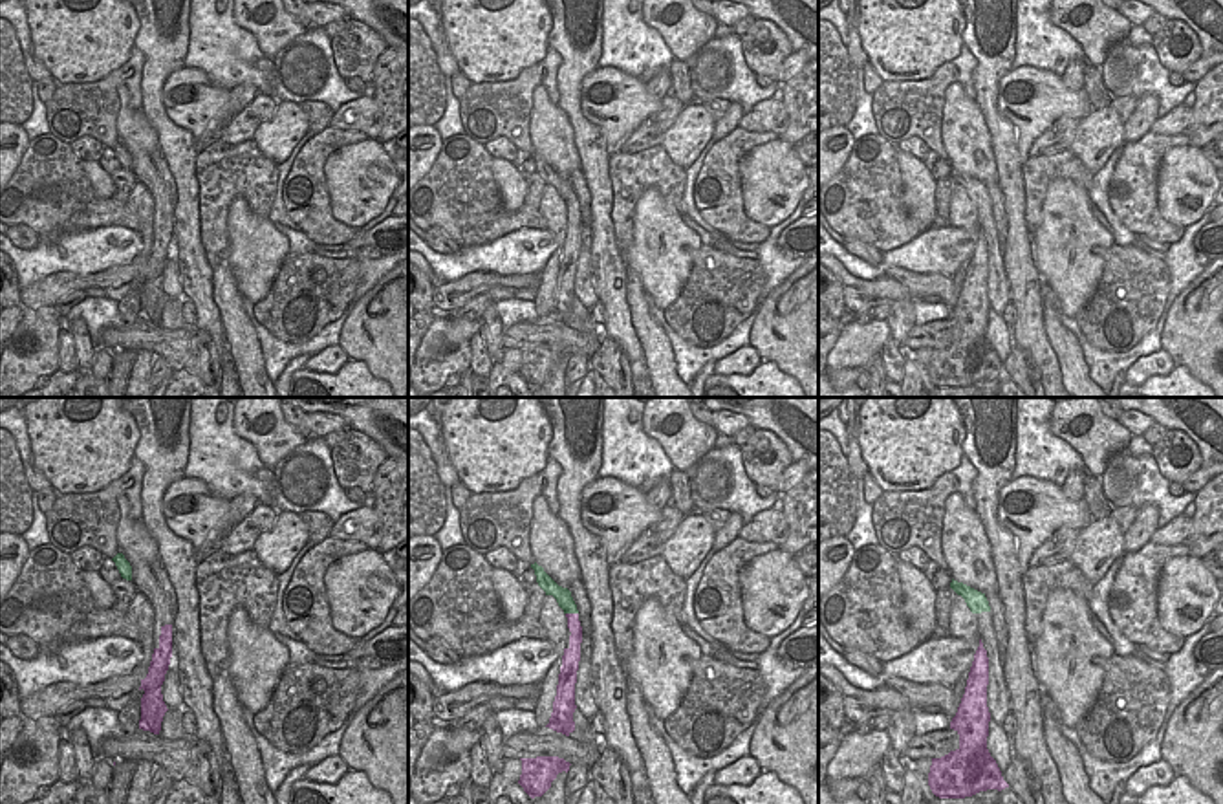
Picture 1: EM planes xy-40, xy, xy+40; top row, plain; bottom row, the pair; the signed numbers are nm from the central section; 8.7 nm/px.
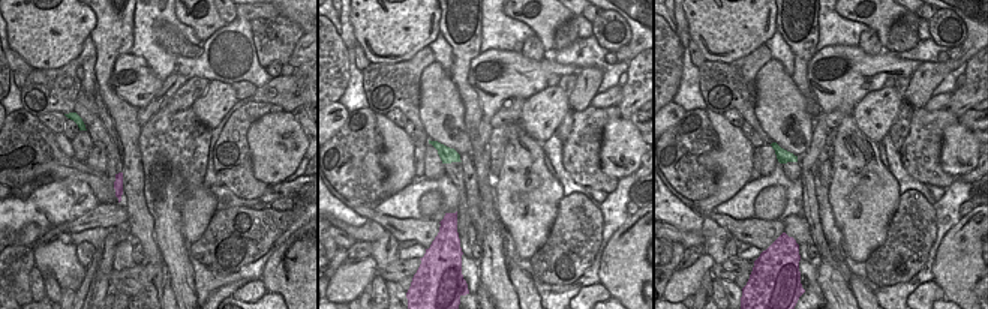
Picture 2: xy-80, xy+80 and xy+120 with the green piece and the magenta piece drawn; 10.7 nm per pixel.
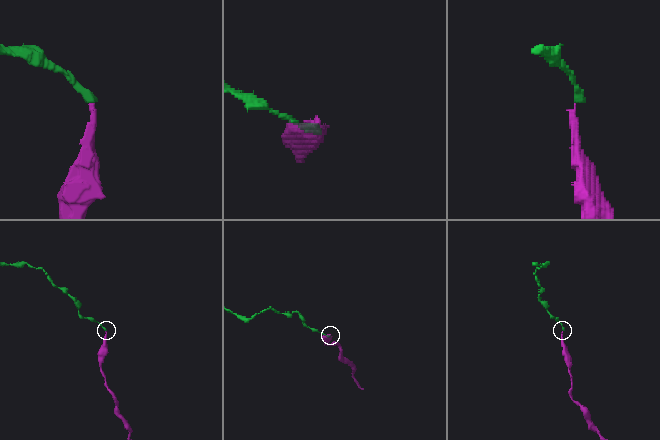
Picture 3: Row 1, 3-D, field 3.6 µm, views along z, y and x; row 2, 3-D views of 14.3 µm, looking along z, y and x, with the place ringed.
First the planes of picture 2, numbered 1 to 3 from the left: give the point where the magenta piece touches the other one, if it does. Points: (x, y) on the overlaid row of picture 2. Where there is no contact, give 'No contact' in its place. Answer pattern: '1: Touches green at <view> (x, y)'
1: No contact
2: No contact
3: No contact

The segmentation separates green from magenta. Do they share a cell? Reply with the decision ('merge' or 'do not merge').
do not merge

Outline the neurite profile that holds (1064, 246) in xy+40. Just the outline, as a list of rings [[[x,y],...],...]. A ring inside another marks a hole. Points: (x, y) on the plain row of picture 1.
[[[1067,178],[1051,181],[1042,222],[1033,233],[1033,260],[1044,282],[1056,293],[1066,317],[1075,319],[1095,295],[1104,269],[1104,258],[1097,251],[1111,245],[1115,245],[1115,236],[1093,216],[1089,192]]]

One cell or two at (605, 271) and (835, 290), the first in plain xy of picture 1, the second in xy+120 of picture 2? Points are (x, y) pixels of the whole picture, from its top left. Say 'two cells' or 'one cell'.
one cell

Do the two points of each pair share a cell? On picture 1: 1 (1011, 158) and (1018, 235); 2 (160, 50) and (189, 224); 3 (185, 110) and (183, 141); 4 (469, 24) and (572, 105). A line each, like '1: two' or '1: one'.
1: one
2: one
3: two
4: two

